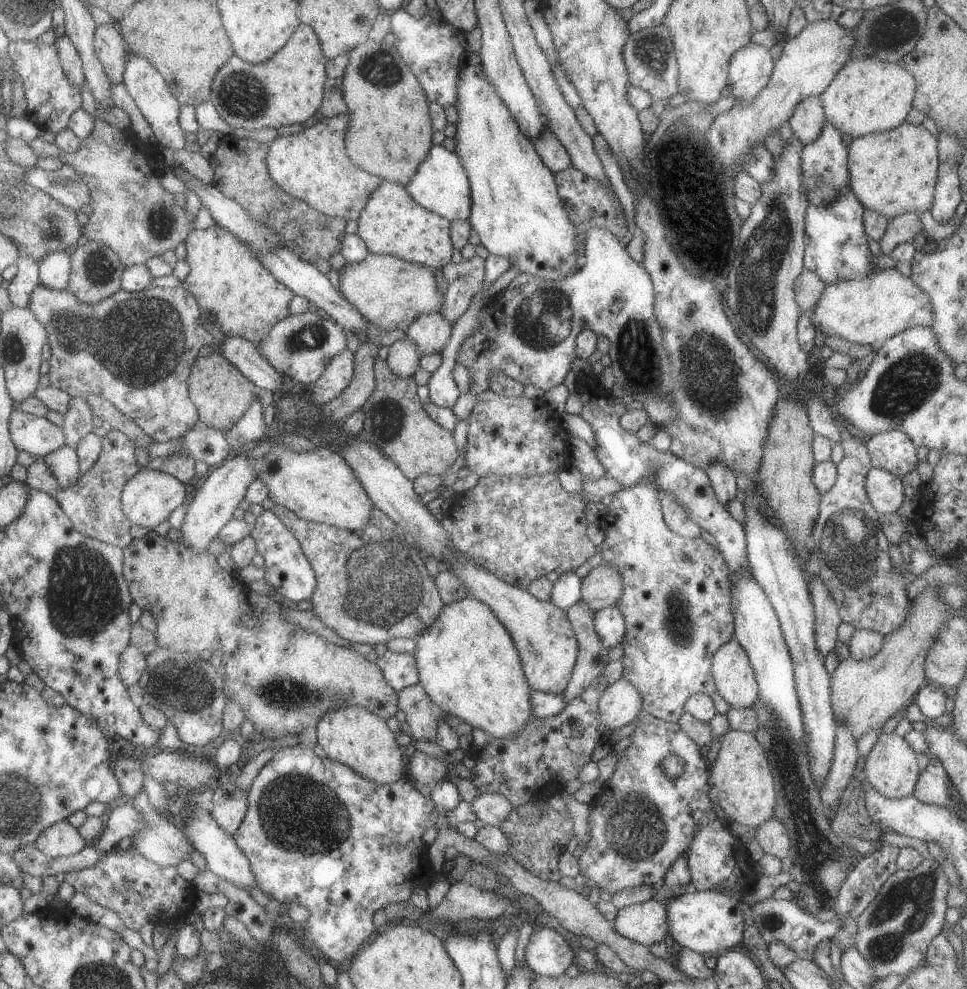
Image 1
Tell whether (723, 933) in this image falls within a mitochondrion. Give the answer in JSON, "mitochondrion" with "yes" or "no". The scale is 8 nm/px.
{"mitochondrion":"no"}

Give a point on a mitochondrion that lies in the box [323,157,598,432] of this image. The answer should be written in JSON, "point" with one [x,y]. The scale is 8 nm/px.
{"point":[538,316]}

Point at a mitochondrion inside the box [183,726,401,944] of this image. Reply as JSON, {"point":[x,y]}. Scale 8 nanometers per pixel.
{"point":[297,818]}

